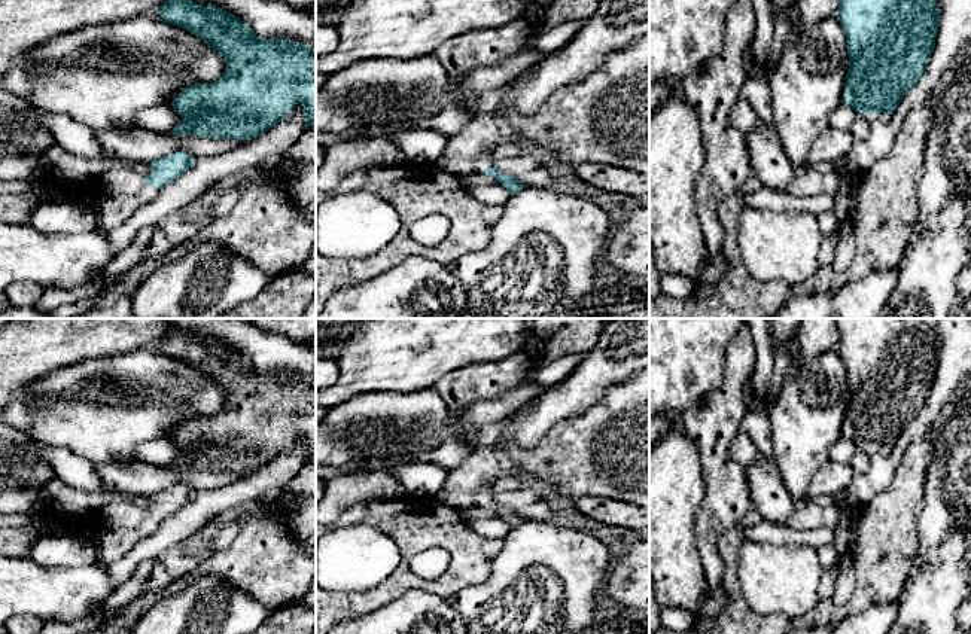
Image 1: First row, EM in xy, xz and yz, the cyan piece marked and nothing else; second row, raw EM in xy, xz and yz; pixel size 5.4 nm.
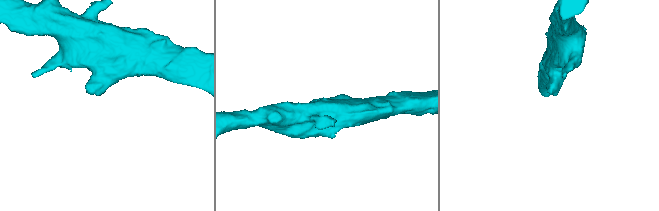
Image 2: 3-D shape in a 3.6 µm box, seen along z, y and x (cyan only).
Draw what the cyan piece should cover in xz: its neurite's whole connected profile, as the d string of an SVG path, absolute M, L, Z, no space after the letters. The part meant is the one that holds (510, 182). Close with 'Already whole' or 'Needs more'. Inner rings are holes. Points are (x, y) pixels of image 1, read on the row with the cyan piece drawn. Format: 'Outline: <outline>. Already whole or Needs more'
Outline: M487 149L475 159L475 171L494 177L503 188L508 189L509 193L517 193L523 188L526 188L518 182L518 177L502 176L500 171L493 165L493 162L493 150Z. Needs more

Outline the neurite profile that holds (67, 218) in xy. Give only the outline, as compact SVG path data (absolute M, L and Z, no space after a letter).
M42 201L30 216L30 225L42 234L83 234L98 228L94 205L77 201Z

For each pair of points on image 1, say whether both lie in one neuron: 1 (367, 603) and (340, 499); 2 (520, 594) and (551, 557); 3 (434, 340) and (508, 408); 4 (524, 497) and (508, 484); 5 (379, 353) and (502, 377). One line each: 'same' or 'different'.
1: different
2: same
3: different
4: different
5: different

